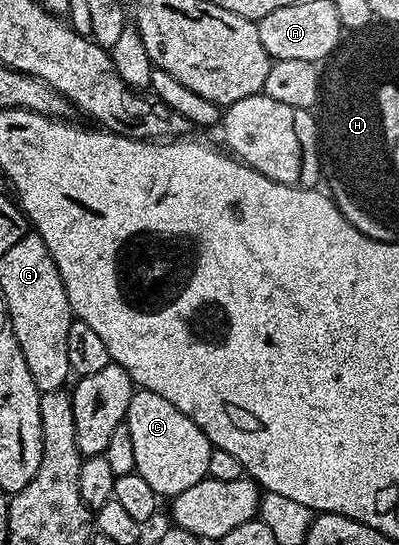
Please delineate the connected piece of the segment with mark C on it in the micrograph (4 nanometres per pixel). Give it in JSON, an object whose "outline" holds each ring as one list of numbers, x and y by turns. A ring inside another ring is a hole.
{"outline":[[134,390,123,425,131,433,135,448,135,471,155,489,158,497,183,493,183,489,191,489,191,485,208,476,207,461,211,461,213,452,209,439,187,413,179,413,179,409,175,409,171,401,163,401,159,393]]}

